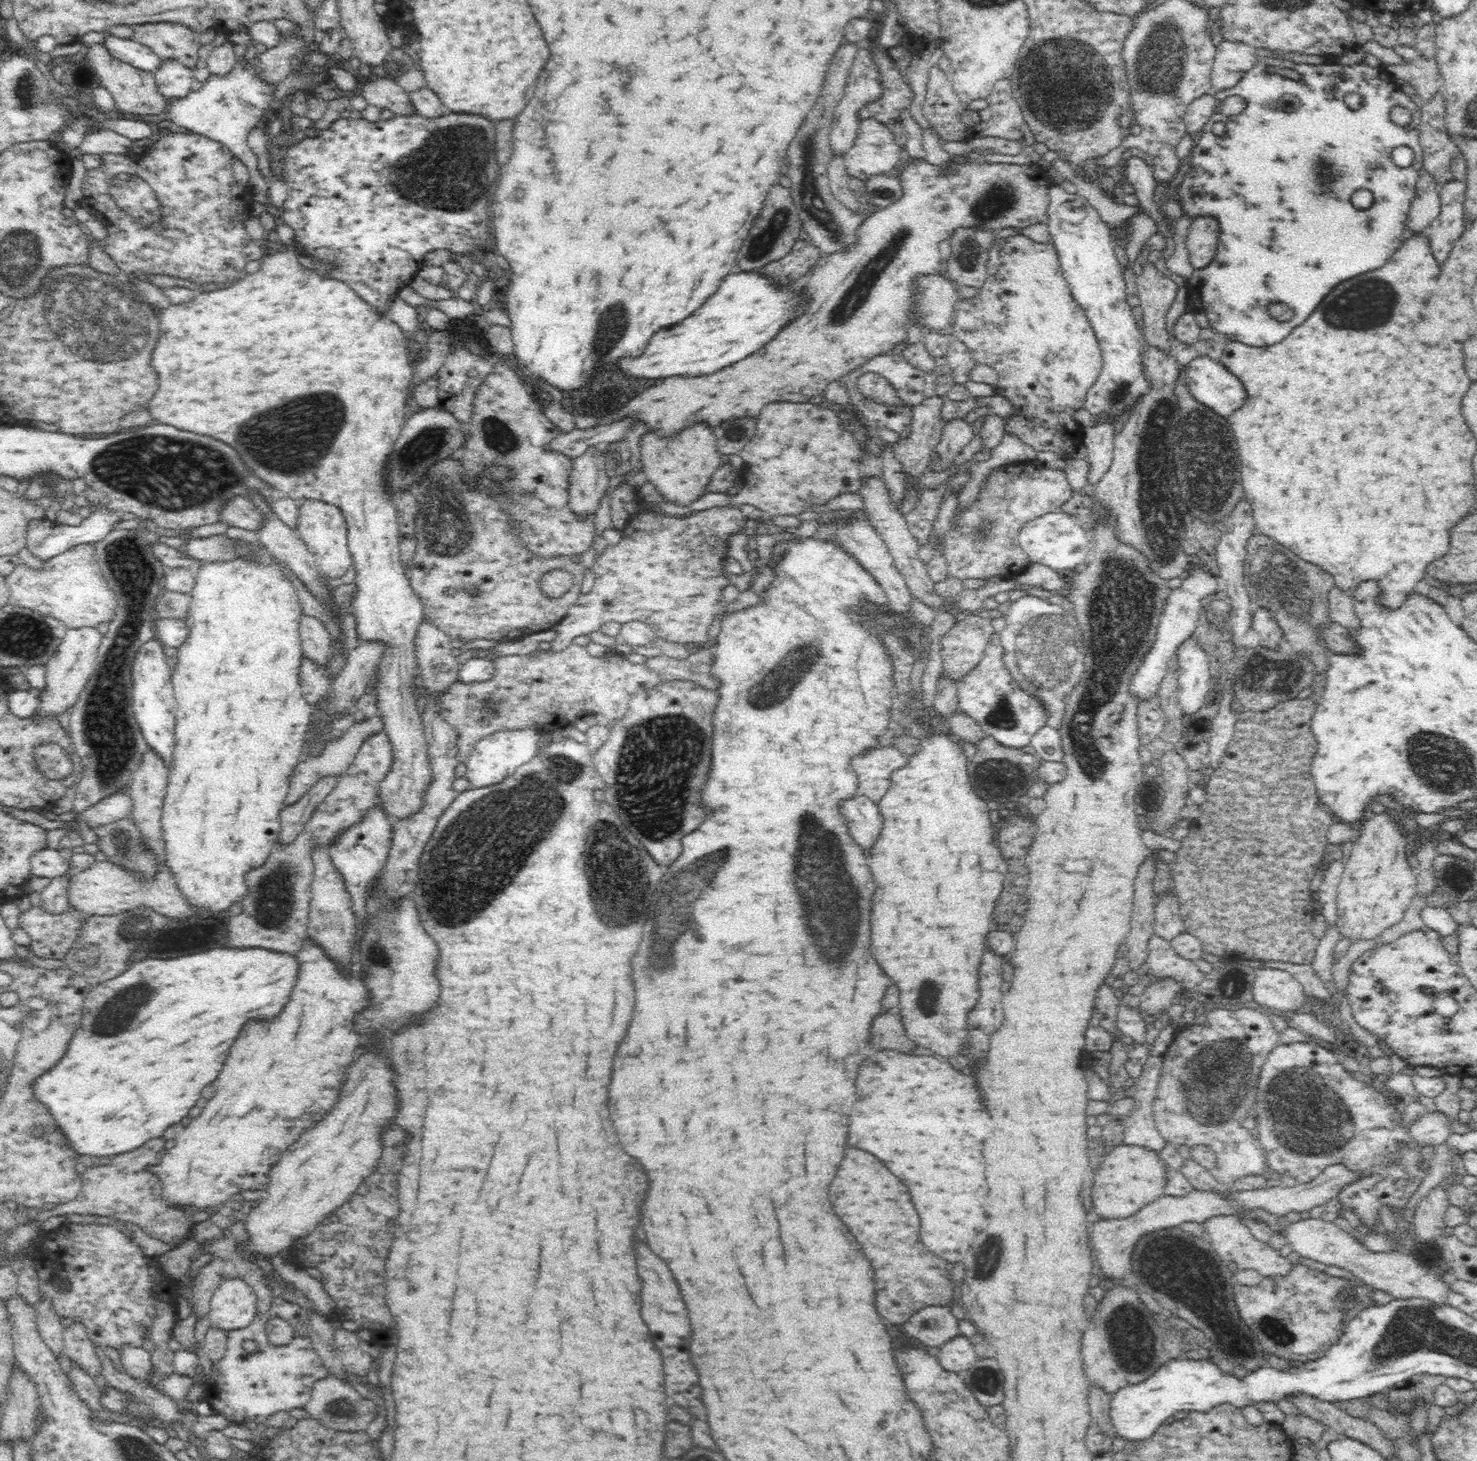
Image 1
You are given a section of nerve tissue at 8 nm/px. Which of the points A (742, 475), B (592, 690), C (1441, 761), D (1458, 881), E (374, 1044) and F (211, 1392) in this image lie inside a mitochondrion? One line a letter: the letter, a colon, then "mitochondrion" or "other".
A: other
B: other
C: mitochondrion
D: mitochondrion
E: other
F: other

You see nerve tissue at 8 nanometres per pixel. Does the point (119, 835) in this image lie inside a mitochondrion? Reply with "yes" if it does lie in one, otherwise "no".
yes

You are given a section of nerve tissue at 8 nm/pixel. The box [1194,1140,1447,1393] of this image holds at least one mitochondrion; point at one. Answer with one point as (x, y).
(1275, 1330)

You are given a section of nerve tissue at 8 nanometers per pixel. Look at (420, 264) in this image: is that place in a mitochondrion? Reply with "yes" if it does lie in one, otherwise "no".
no

